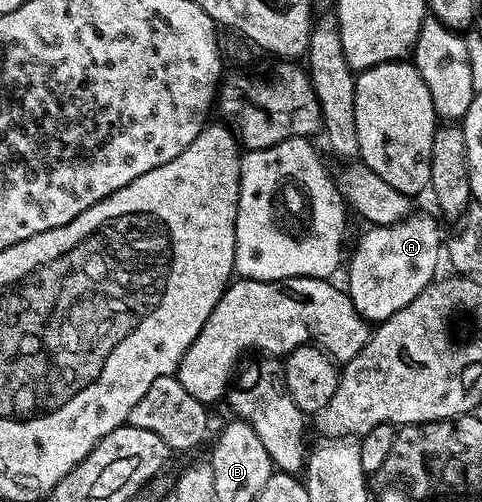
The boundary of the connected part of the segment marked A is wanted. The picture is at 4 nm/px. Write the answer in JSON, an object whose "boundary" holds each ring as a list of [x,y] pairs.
{"boundary":[[[410,214],[404,220],[394,224],[375,224],[366,227],[366,232],[357,242],[353,258],[350,262],[348,259],[347,262],[347,268],[349,264],[347,291],[355,310],[359,310],[363,319],[370,322],[380,322],[391,318],[391,314],[403,310],[403,306],[410,304],[424,288],[433,283],[438,275],[437,263],[440,260],[442,263],[443,260],[443,232],[441,236],[441,228],[437,225],[438,217],[433,216]]]}

